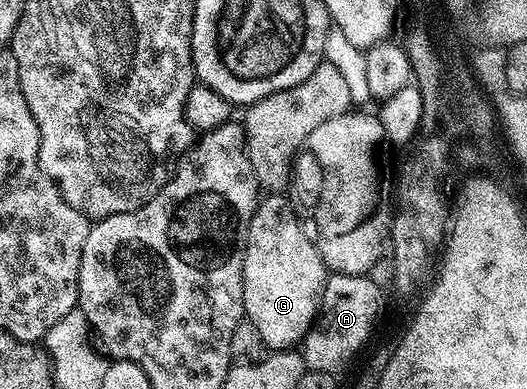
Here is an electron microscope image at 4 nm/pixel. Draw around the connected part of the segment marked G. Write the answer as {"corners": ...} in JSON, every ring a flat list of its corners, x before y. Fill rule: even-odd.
{"corners":[[268,195,250,219,244,256,244,315,258,327,272,351,299,346,316,321,324,282,330,273,316,249,309,230,300,226,292,205,284,195],[308,232,308,233,307,233]]}

